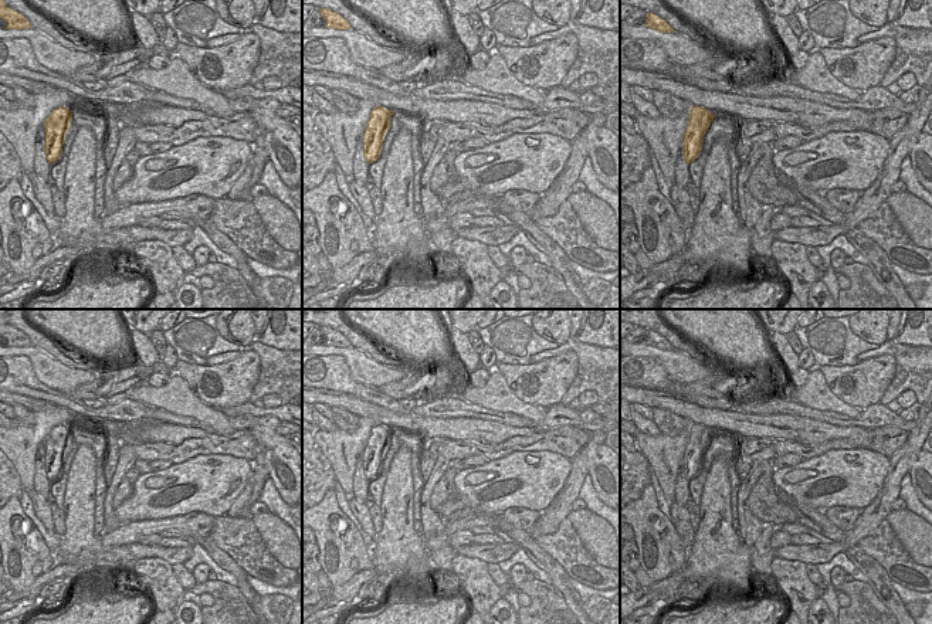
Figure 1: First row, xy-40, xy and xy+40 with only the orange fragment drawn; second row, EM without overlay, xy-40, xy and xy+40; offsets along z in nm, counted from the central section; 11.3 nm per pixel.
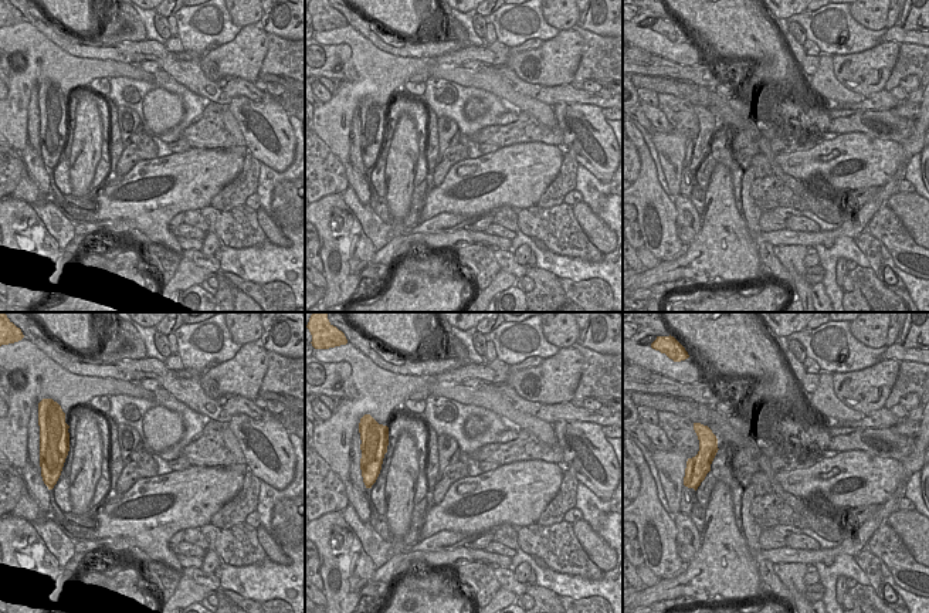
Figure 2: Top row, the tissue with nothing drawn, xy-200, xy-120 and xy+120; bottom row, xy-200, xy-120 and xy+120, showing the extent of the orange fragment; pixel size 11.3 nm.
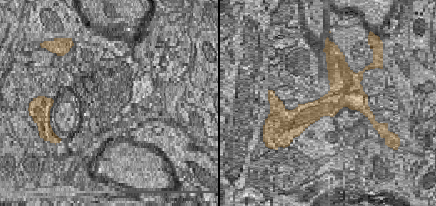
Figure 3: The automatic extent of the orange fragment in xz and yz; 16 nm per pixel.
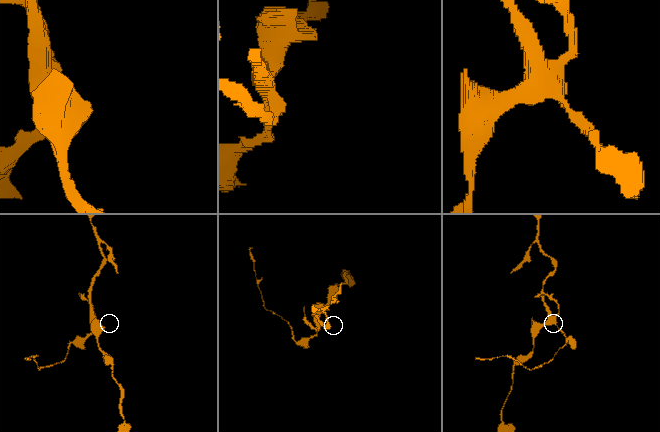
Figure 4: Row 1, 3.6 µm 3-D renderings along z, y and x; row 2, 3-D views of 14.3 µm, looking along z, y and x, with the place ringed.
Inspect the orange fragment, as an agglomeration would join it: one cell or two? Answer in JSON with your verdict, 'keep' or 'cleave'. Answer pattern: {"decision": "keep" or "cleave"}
{"decision": "cleave"}

